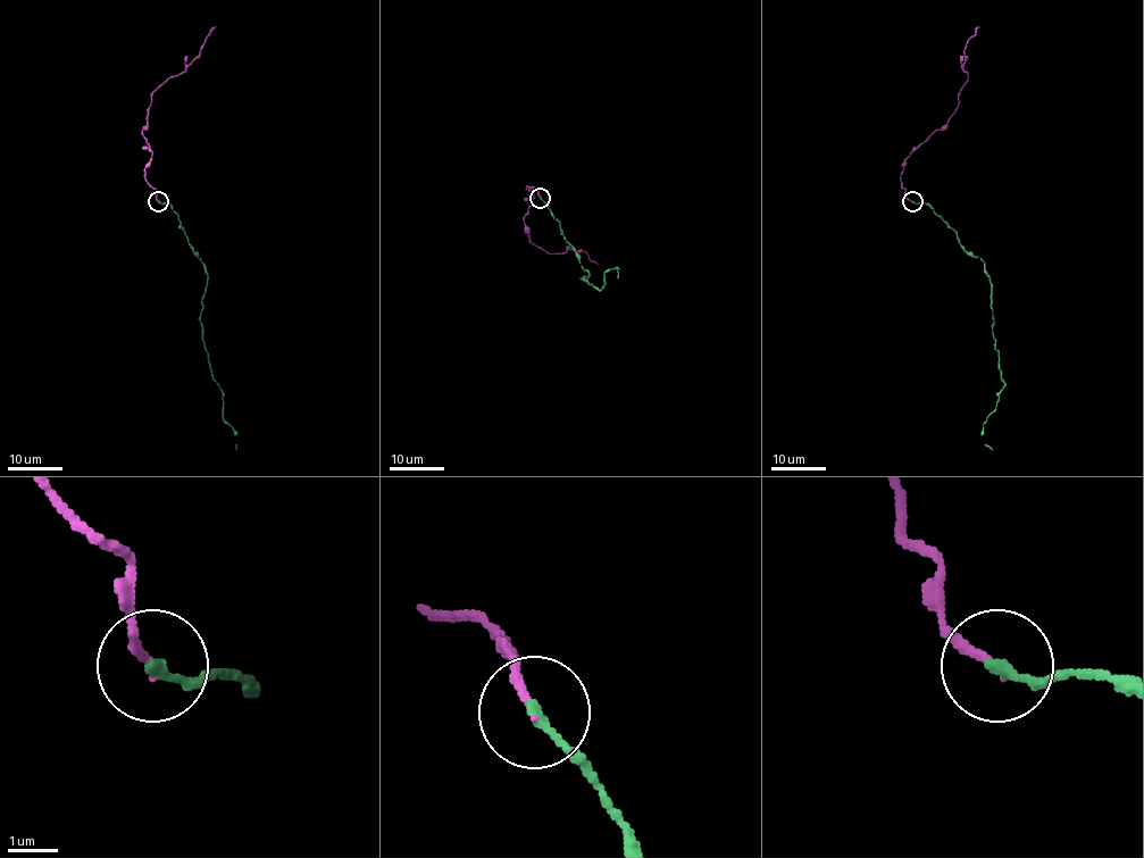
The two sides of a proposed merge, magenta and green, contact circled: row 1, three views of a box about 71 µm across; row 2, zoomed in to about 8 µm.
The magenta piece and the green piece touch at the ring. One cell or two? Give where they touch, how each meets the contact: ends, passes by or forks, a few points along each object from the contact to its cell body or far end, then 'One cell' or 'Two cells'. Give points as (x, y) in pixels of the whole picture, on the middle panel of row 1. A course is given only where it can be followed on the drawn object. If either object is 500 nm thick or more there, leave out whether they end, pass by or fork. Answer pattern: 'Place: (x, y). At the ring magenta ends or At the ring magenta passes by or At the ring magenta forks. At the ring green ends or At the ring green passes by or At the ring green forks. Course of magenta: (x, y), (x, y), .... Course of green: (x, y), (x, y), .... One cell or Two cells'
Place: (540, 198). At the ring magenta ends. At the ring green ends. Course of magenta: (540, 198), (527, 186), (533, 198), (524, 219), (531, 242), (550, 253), (579, 250), (598, 264). Course of green: (540, 198), (586, 271), (589, 275), (582, 278), (598, 290), (604, 284), (604, 272), (617, 266), (617, 277). One cell

